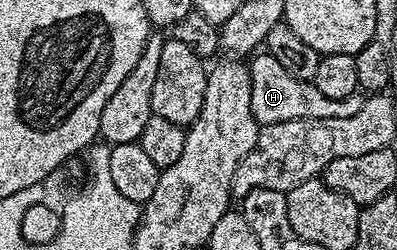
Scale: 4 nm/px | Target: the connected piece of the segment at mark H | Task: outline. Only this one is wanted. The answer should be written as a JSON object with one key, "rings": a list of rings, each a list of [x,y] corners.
{"rings":[[[257,53],[248,60],[251,77],[251,113],[258,124],[278,123],[279,121],[295,121],[296,119],[338,119],[351,117],[351,113],[359,113],[363,99],[360,94],[342,99],[323,97],[319,89],[308,79],[296,79],[275,61],[268,53]]]}

